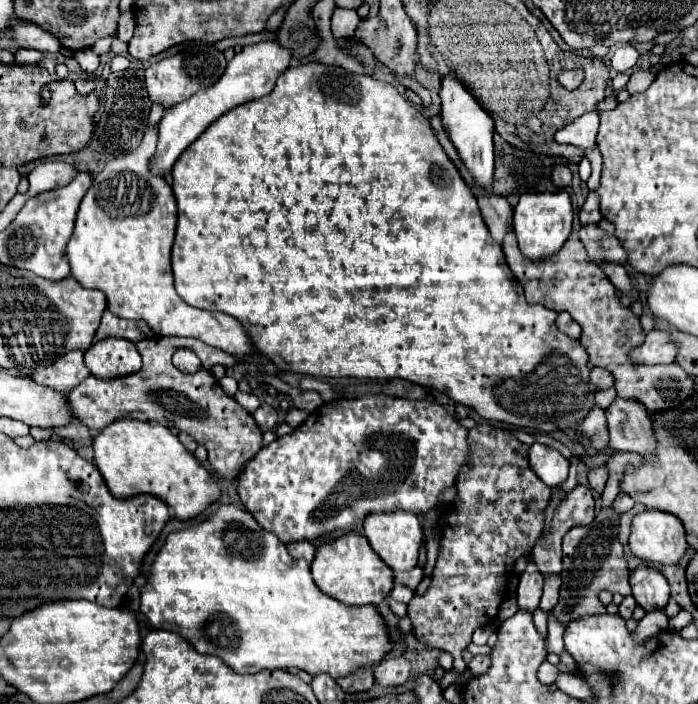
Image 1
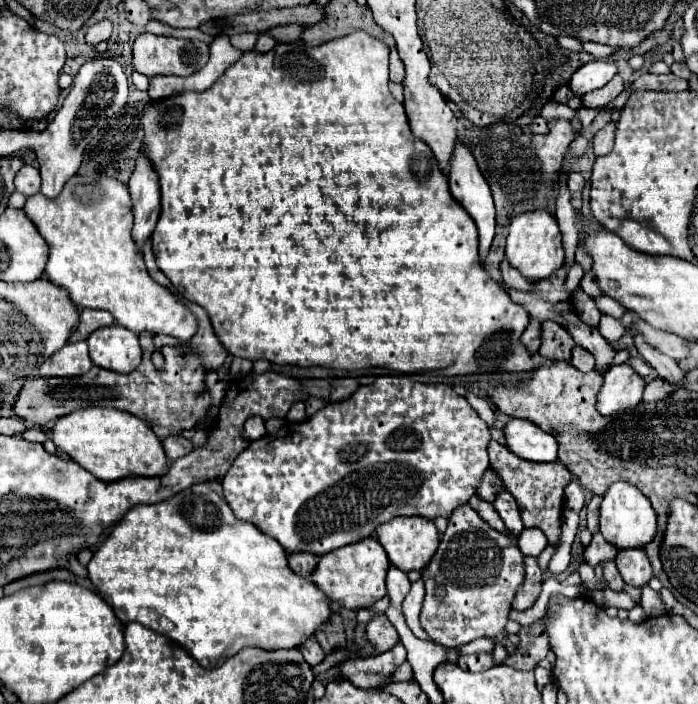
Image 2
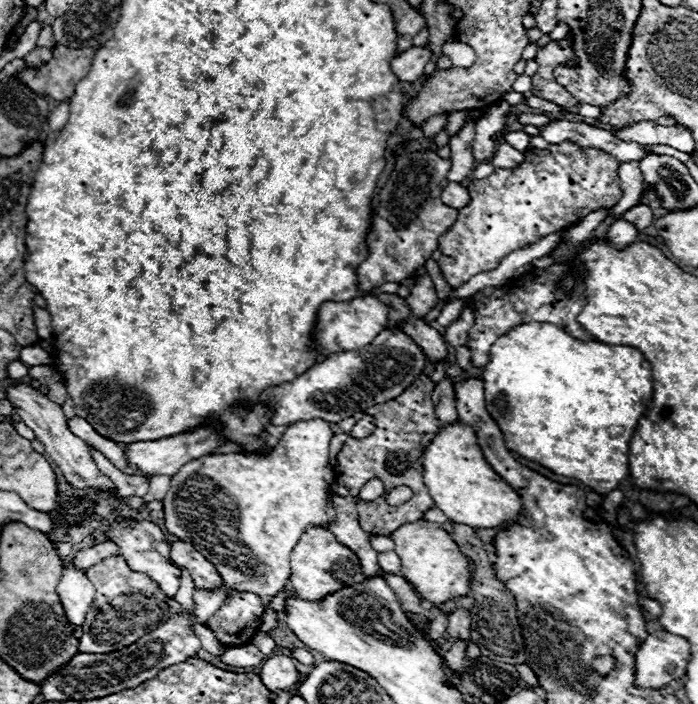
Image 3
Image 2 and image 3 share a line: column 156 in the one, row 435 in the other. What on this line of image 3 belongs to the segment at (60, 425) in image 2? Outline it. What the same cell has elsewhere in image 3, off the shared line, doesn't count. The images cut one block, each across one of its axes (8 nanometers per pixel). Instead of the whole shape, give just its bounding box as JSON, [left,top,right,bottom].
[424,422,524,528]

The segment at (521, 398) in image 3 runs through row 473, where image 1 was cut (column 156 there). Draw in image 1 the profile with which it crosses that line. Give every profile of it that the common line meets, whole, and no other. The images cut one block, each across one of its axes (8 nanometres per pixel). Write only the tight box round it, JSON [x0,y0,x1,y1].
[140,504,392,680]

